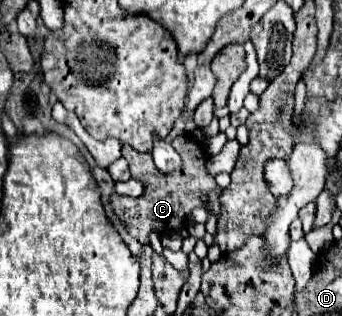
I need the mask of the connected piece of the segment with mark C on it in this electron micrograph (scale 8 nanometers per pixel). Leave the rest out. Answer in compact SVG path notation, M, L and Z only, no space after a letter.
M179 135L179 137L175 137L175 149L177 149L177 153L183 159L183 167L181 167L181 171L177 171L173 175L165 175L165 173L157 171L153 159L151 159L151 153L137 153L129 145L123 145L123 149L121 149L123 157L129 163L131 177L143 181L145 193L141 197L137 197L137 199L133 199L133 197L121 197L121 195L111 195L111 205L113 205L115 213L121 217L121 221L125 223L127 231L139 243L143 243L143 245L149 243L147 237L149 237L151 231L159 231L159 233L175 231L177 227L181 227L183 223L187 223L189 213L195 207L203 207L203 201L201 201L203 193L207 193L209 199L211 199L211 205L209 205L211 211L215 215L219 215L219 209L221 209L219 207L221 187L215 183L215 179L205 169L205 161L209 159L207 147L201 145L199 141L195 141L191 135Z

